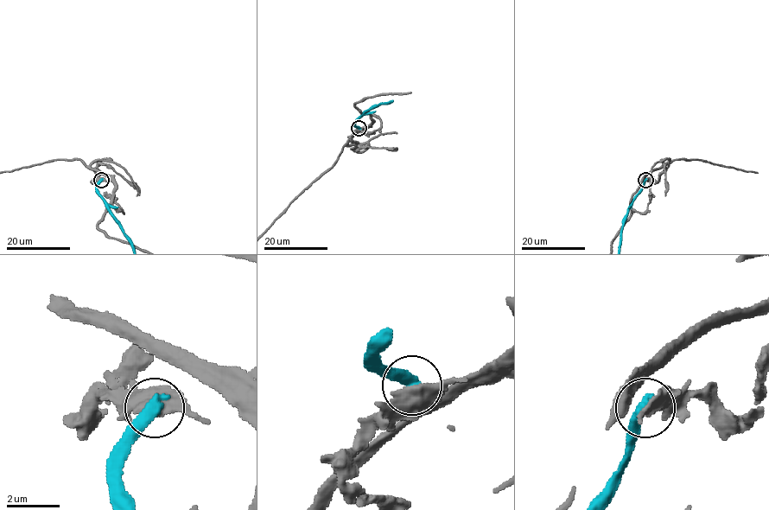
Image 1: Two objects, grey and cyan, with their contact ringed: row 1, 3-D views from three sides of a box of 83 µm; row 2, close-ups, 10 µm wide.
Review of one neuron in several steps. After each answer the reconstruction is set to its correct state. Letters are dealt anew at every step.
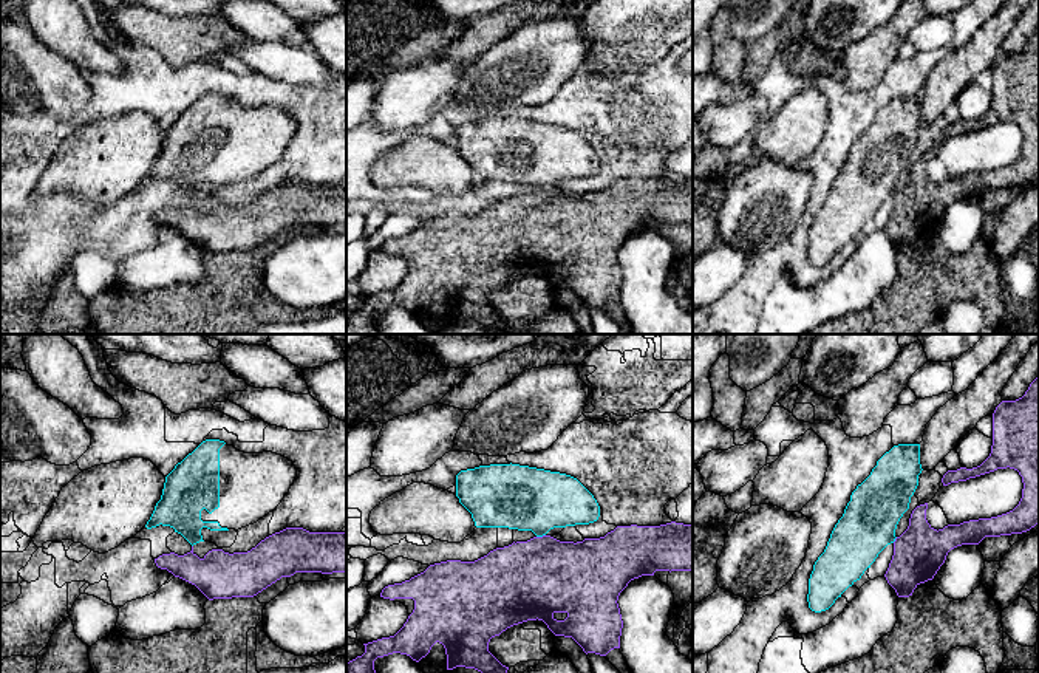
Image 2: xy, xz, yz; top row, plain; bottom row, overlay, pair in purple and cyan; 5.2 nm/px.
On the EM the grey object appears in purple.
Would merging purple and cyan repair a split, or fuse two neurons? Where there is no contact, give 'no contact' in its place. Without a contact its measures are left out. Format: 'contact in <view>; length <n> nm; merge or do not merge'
contact in xz; length 50 nm; do not merge

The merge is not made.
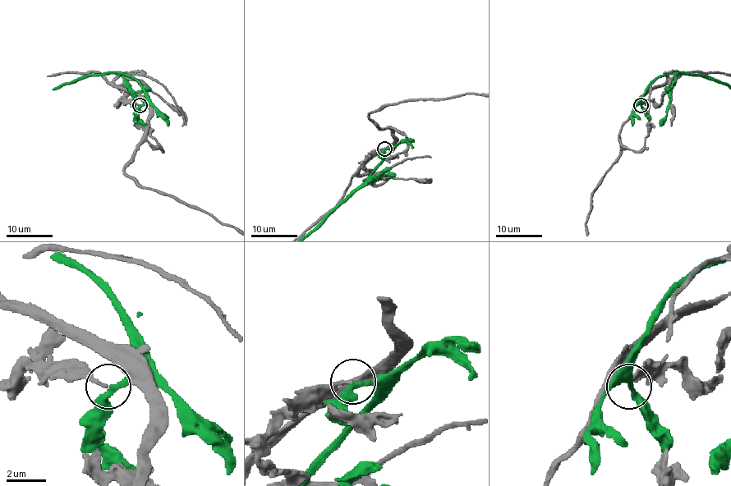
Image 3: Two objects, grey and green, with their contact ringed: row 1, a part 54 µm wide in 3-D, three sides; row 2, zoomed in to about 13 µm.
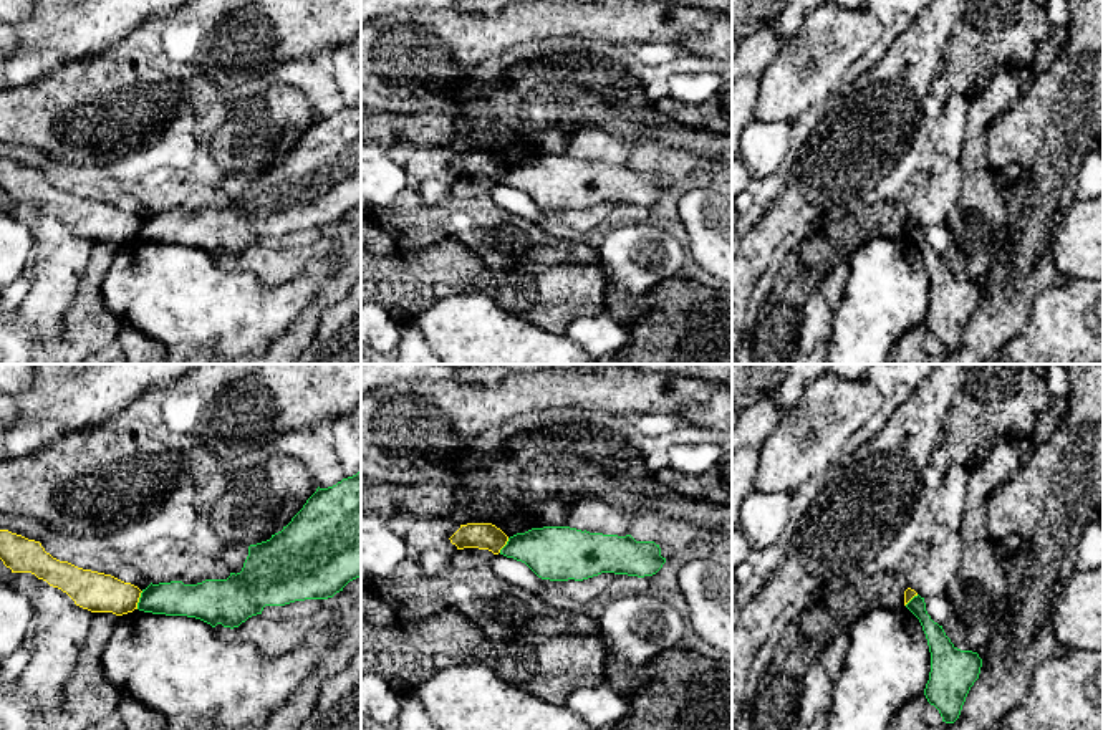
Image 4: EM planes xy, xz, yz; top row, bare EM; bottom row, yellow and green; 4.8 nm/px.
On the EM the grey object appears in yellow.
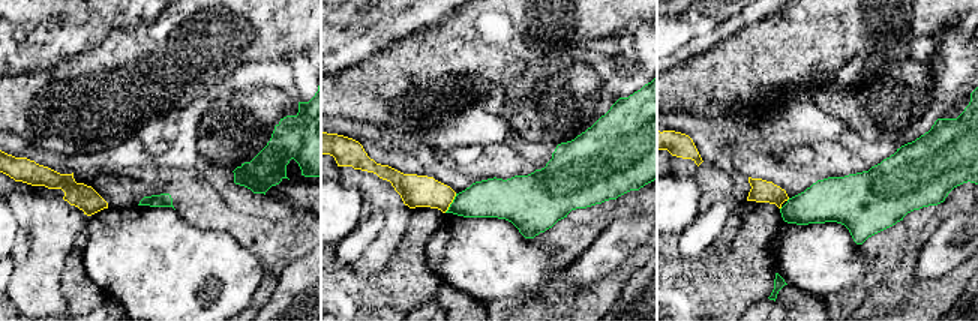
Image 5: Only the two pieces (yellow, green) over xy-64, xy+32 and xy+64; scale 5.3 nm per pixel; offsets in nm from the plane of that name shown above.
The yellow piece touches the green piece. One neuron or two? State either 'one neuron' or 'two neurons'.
two neurons

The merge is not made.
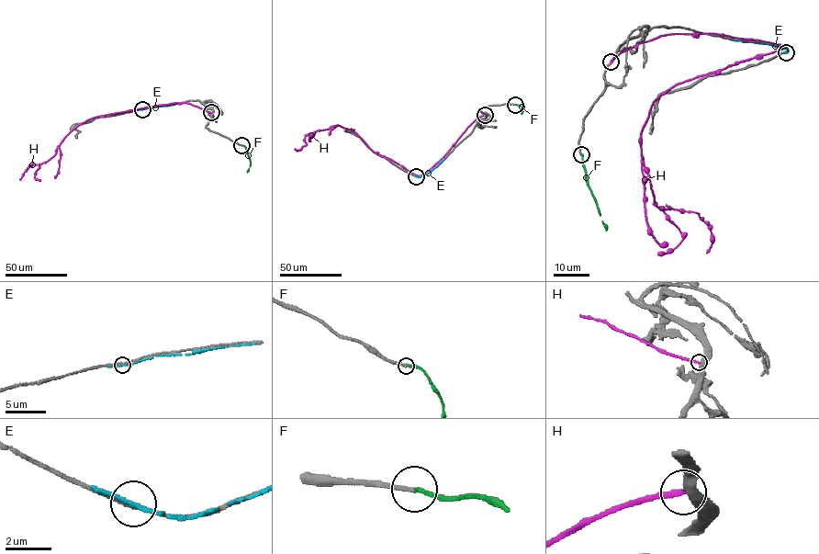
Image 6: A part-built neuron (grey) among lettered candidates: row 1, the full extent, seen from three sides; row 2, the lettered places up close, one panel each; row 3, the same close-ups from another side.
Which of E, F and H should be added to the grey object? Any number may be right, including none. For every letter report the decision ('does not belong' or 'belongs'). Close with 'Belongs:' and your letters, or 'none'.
E: does not belong
F: belongs
H: does not belong
Belongs: F

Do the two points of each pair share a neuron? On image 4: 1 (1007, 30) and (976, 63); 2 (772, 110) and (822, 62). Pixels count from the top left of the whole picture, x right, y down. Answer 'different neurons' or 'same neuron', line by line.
1: same neuron
2: same neuron

